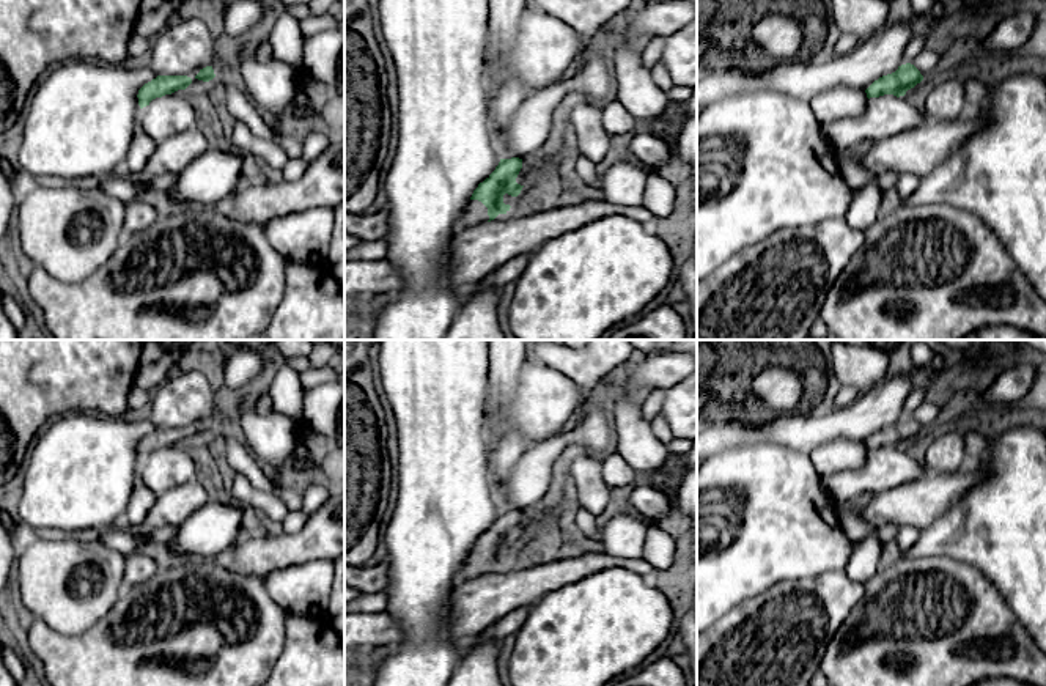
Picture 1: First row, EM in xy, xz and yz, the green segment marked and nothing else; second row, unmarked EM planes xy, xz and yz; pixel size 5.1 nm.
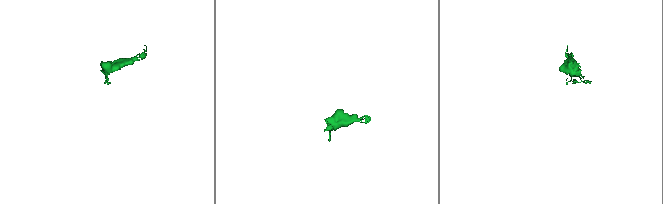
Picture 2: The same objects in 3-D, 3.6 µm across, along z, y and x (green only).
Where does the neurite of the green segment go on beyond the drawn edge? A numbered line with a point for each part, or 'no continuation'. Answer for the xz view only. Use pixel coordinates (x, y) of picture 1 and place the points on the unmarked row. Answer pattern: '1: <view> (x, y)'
1: xz (475, 565)

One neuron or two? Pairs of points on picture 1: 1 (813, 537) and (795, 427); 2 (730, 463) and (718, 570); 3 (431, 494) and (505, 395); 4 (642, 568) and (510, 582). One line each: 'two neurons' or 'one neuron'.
1: two neurons
2: one neuron
3: two neurons
4: one neuron

